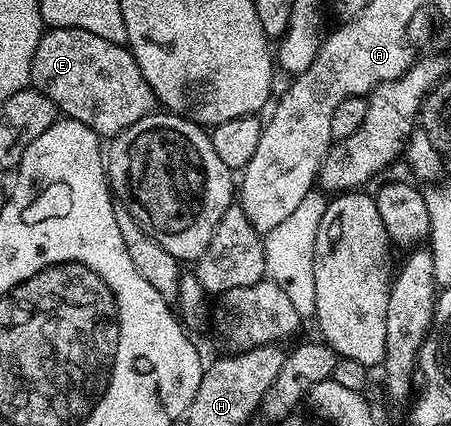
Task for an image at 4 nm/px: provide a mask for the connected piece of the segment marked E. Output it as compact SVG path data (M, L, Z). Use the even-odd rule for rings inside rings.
M54 27L45 30L32 58L30 83L35 90L50 97L50 101L54 101L67 118L82 121L101 137L114 137L122 133L127 127L134 125L134 121L142 121L142 117L153 114L155 107L152 106L157 106L158 103L146 77L142 77L131 50L127 46L111 43L102 37L94 37L94 33L86 33L86 29Z

